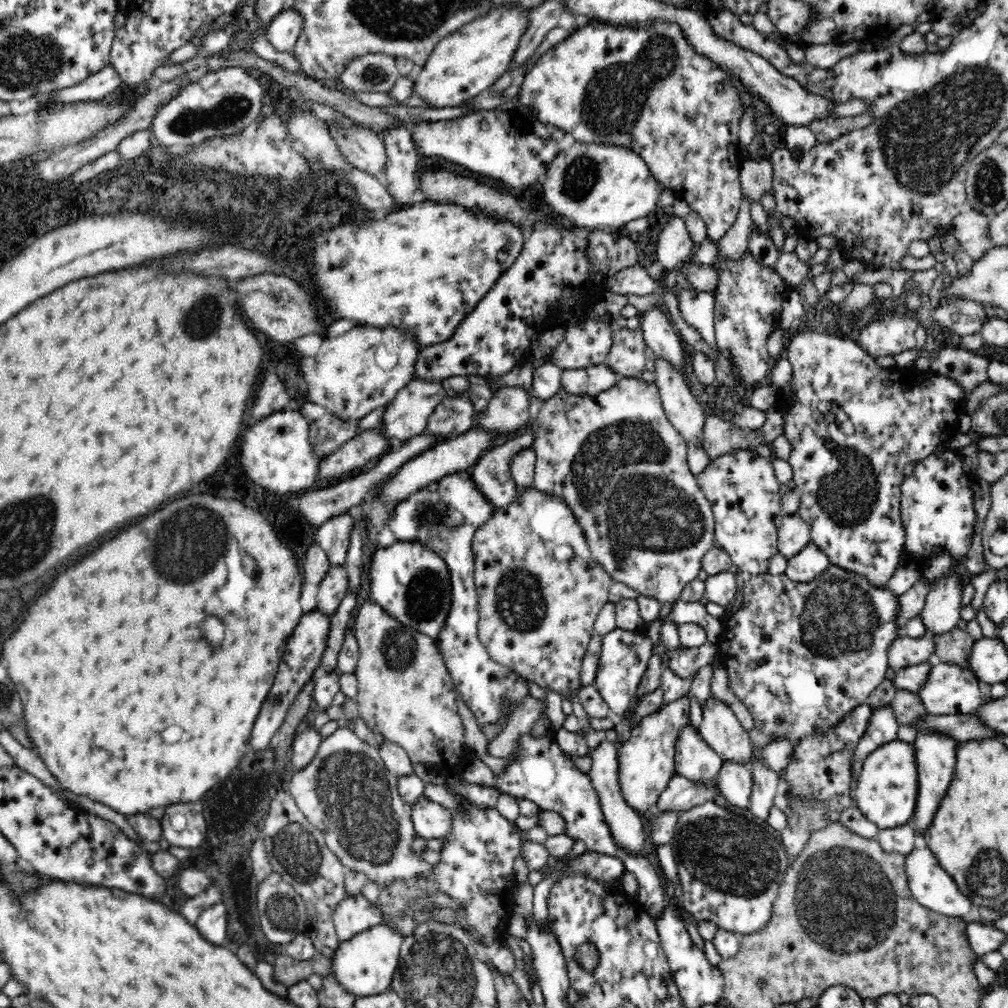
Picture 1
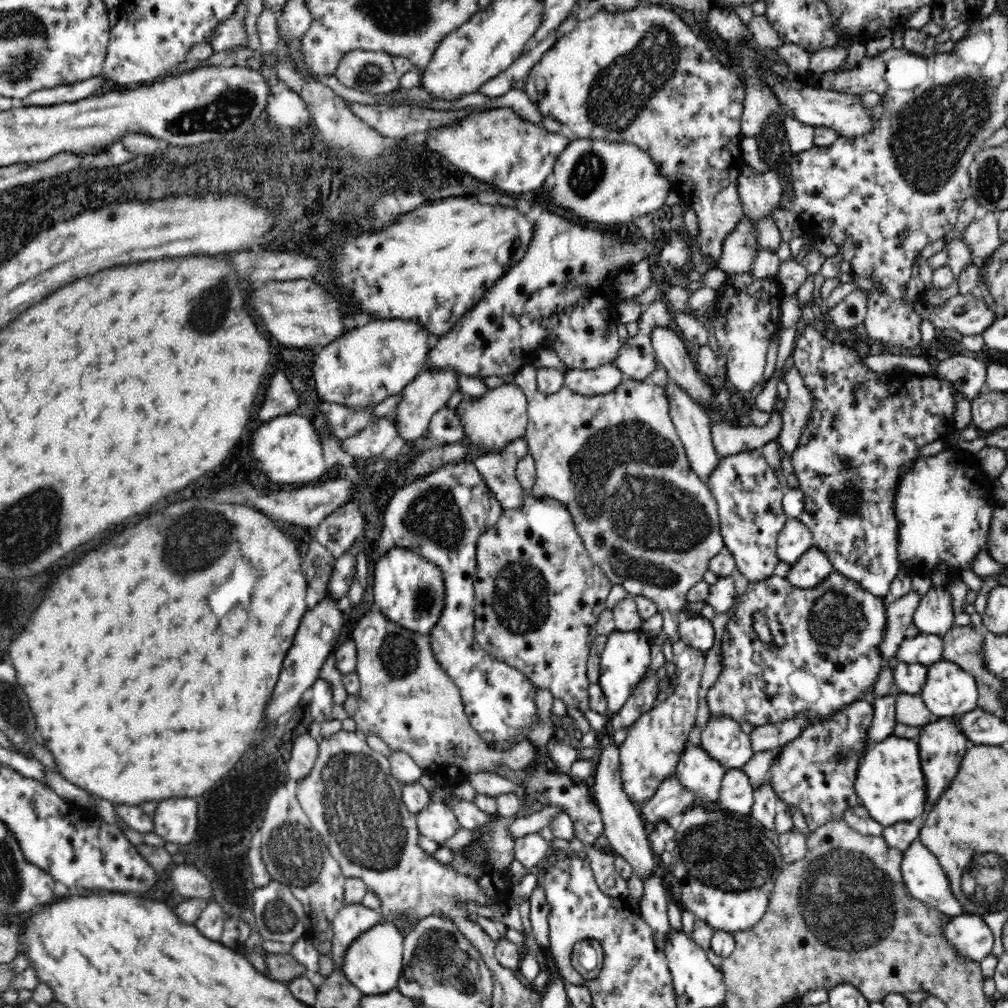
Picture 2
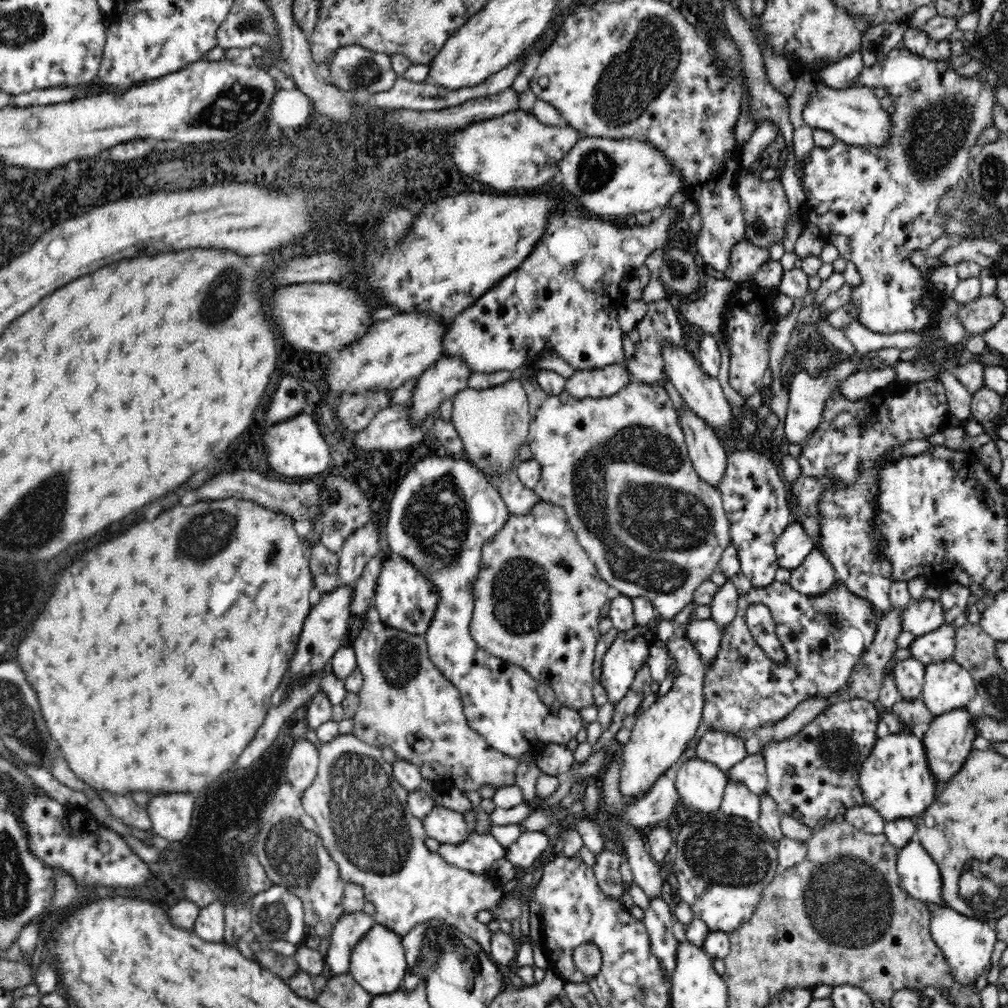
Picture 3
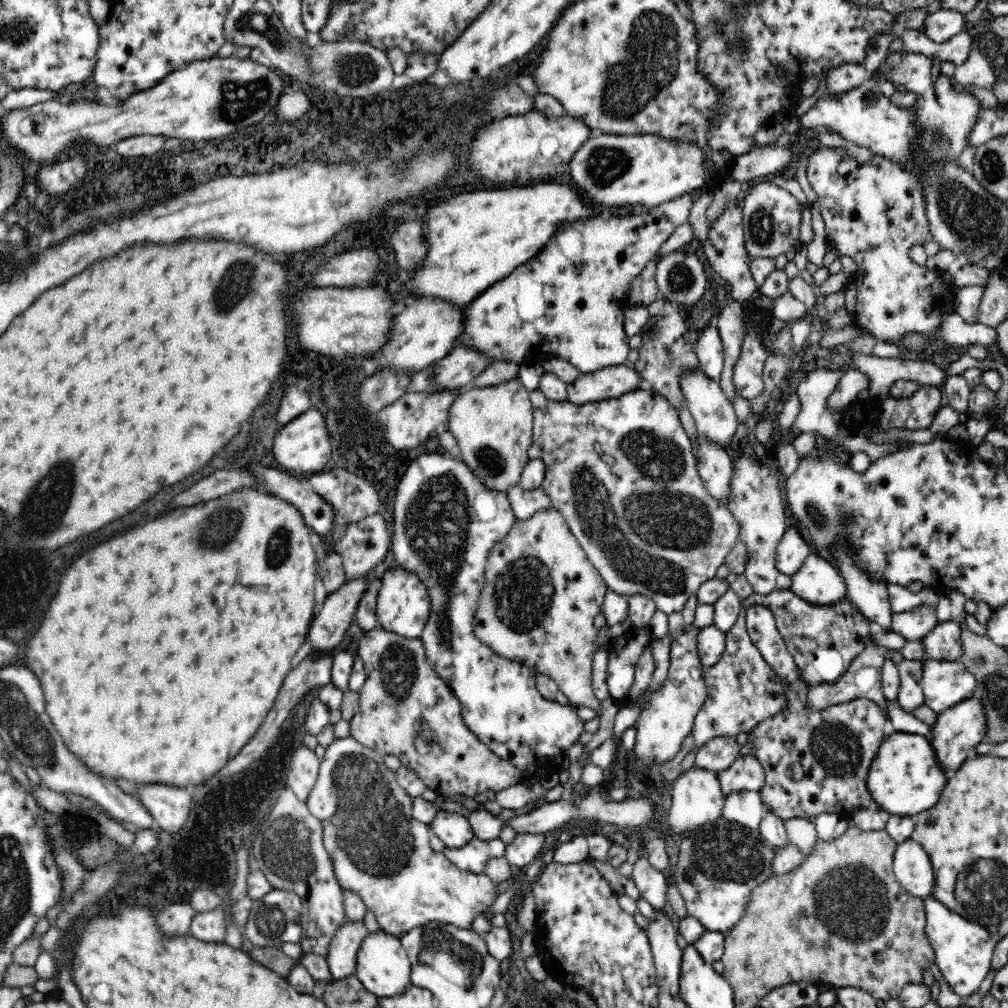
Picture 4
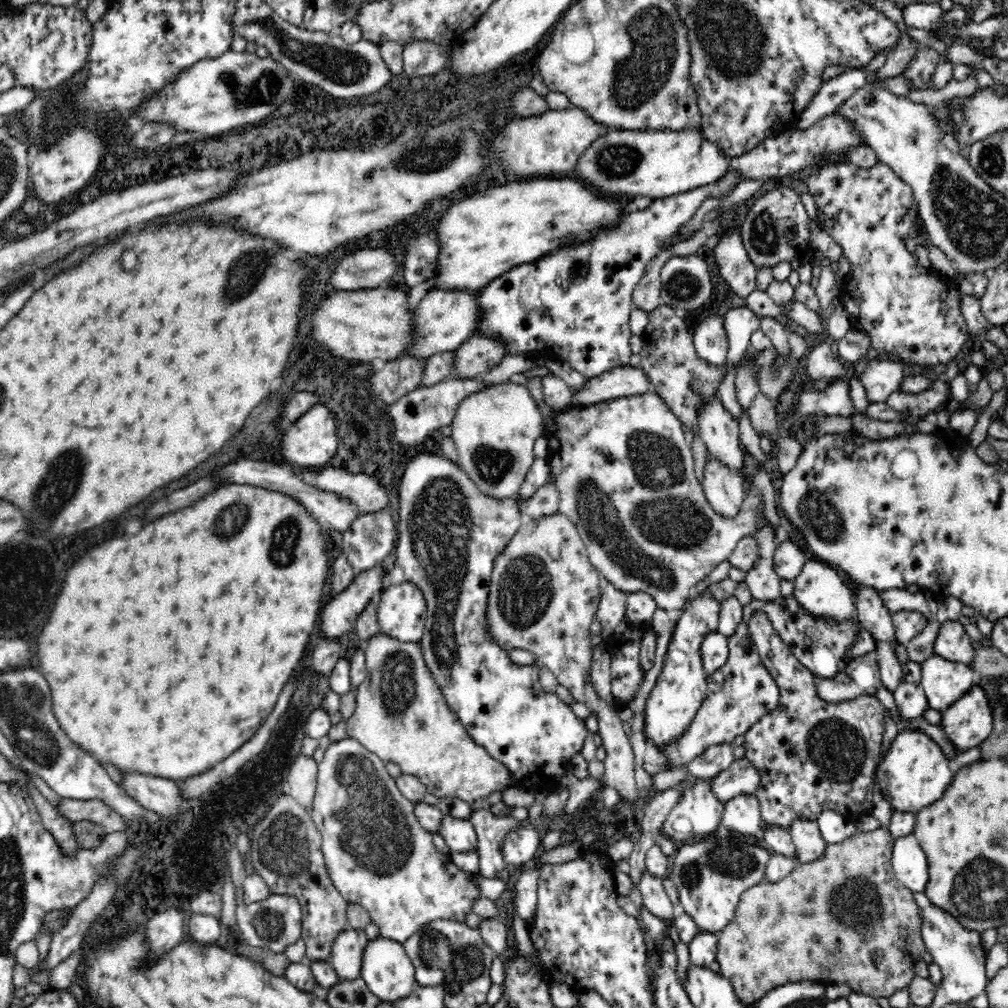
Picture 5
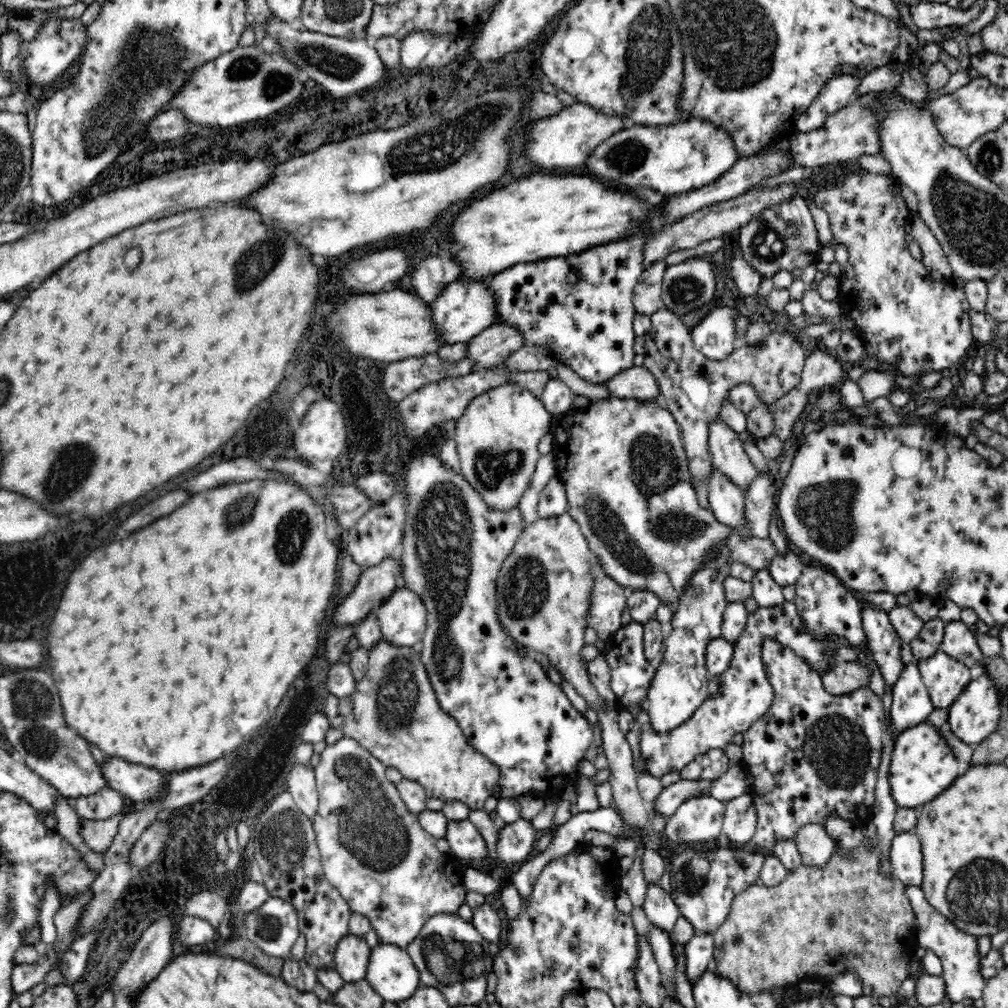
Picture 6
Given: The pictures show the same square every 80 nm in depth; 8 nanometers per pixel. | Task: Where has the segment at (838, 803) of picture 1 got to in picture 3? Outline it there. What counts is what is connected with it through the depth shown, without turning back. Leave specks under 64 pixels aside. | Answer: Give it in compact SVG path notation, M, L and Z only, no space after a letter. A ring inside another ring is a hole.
M858 697L843 699L824 709L822 716L809 722L796 736L764 746L760 753L765 760L768 774L765 790L775 800L778 810L814 829L827 820L843 820L846 811L864 805L864 795L858 787L858 777L864 760L877 742L876 727L879 721L880 715L874 703Z

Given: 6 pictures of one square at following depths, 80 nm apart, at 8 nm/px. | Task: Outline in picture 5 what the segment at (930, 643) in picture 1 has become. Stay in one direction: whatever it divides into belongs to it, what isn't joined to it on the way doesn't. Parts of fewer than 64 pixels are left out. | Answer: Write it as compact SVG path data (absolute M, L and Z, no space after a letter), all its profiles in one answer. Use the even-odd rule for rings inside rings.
M948 620L941 624L938 630L938 636L933 643L933 654L949 661L963 662L968 665L974 656L974 649L970 642L971 638L964 630L964 620L956 622Z

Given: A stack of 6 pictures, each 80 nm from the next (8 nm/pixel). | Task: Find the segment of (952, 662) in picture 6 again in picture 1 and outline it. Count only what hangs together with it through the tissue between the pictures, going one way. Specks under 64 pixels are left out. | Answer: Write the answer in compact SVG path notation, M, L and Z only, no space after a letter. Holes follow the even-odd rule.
M934 661L928 678L920 686L918 693L927 713L932 715L970 715L980 706L980 700L982 700L978 682L976 675L961 665Z

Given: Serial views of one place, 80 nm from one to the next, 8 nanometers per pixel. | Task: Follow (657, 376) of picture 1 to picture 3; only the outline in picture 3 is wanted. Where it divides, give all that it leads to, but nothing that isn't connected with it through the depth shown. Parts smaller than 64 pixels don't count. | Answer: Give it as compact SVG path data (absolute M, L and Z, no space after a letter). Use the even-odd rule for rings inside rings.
M687 404L676 410L676 414L696 472L710 486L718 487L720 476L724 474L726 468L727 458L718 435L714 433L713 428L707 426L705 420L692 412Z

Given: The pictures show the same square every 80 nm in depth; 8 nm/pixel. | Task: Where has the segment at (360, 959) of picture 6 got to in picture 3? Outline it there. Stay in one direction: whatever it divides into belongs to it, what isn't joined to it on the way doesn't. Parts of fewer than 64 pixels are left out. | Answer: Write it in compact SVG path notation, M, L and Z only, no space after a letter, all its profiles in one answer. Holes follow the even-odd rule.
M362 910L342 912L334 924L330 944L325 955L334 975L349 973L350 952L358 940L376 924L374 915Z

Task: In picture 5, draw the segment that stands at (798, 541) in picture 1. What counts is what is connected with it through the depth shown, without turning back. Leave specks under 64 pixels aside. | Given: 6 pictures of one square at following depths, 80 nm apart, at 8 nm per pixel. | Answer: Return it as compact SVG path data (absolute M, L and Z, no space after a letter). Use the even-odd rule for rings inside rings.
M791 534L779 543L774 556L774 571L784 580L793 580L803 570L808 557L800 545L799 538Z

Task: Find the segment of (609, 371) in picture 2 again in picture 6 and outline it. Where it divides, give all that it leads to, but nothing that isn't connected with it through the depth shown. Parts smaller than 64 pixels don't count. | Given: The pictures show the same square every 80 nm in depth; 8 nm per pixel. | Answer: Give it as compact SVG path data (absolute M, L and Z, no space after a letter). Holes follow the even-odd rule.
M633 365L632 368L623 370L606 380L606 382L602 382L602 385L608 389L610 396L619 399L650 400L650 398L658 398L662 400L654 375L642 365Z

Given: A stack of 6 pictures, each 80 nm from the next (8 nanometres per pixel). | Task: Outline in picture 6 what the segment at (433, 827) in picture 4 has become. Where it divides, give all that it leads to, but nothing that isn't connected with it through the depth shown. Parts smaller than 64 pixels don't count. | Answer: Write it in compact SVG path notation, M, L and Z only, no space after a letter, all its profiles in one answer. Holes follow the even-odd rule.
M469 819L446 822L444 838L451 848L452 857L465 860L480 860L486 856L486 845L478 829Z

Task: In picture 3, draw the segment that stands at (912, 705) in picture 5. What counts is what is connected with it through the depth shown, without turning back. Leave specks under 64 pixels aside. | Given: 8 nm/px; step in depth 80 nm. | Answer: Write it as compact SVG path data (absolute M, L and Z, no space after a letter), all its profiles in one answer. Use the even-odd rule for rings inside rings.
M908 657L899 660L893 669L894 683L906 700L922 699L926 665L919 660Z

